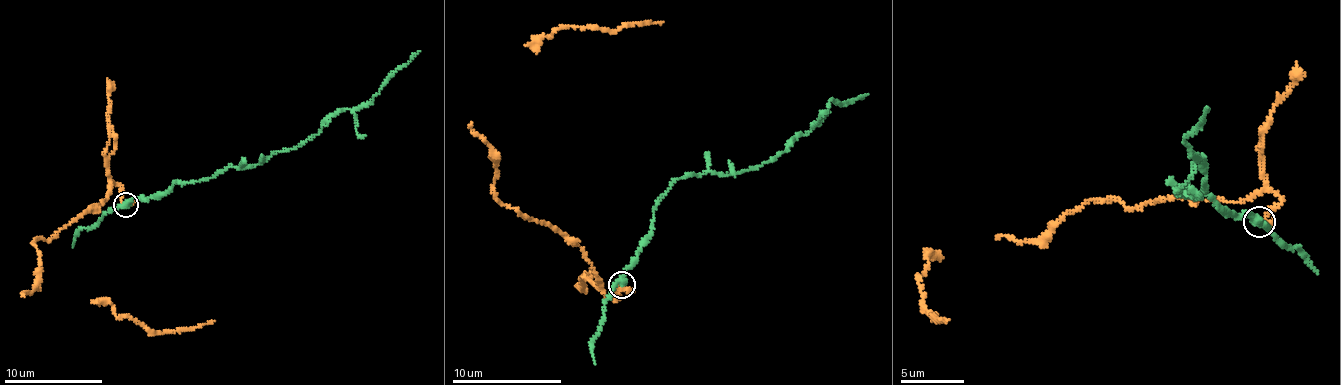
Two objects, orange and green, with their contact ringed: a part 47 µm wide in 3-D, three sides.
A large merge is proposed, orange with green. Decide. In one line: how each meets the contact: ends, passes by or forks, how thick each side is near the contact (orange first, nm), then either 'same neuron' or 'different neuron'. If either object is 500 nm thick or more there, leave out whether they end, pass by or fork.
orange passes by; green passes by; calibres 200 and 360 nm; different neuron

